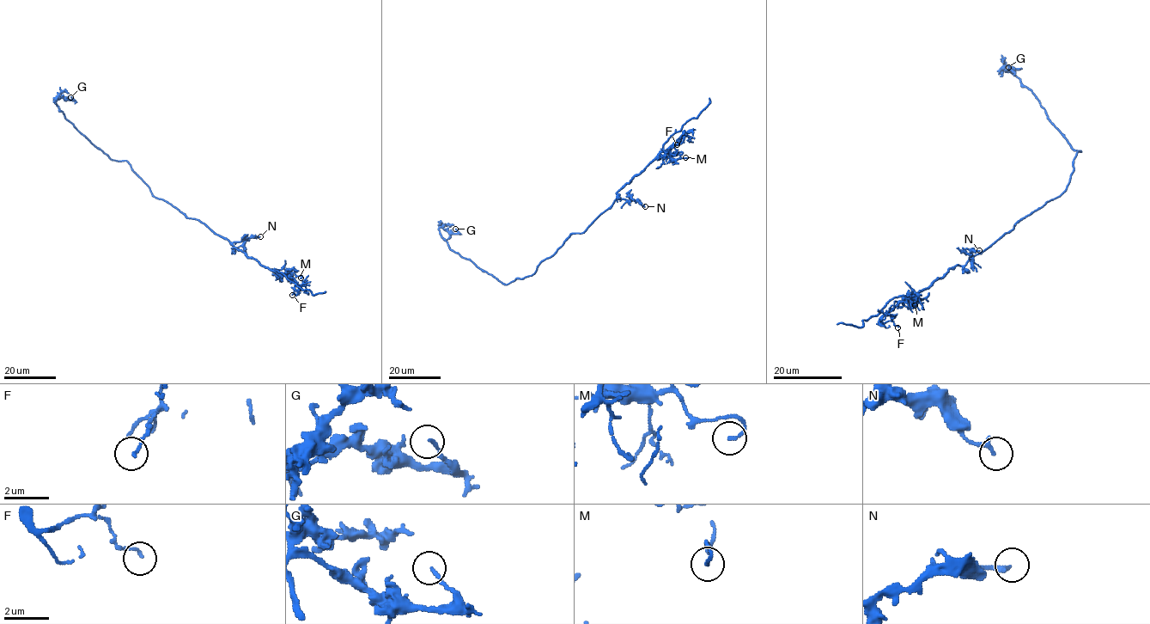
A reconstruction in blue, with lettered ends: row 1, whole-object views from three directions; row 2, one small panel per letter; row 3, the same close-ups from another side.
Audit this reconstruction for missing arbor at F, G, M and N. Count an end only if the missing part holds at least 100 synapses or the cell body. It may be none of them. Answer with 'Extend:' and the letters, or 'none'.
Extend: none

